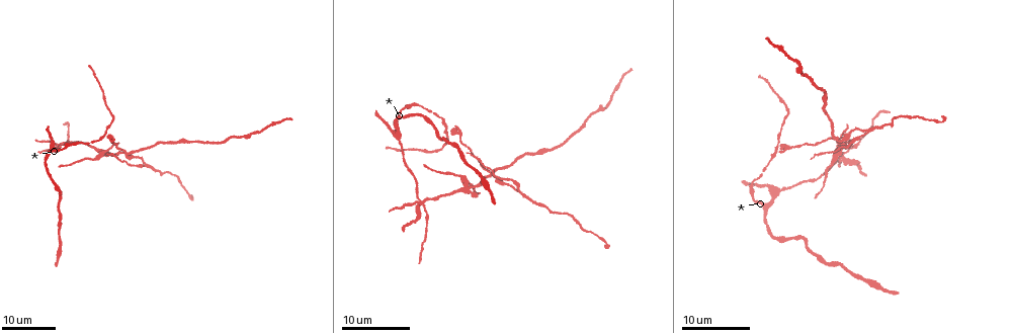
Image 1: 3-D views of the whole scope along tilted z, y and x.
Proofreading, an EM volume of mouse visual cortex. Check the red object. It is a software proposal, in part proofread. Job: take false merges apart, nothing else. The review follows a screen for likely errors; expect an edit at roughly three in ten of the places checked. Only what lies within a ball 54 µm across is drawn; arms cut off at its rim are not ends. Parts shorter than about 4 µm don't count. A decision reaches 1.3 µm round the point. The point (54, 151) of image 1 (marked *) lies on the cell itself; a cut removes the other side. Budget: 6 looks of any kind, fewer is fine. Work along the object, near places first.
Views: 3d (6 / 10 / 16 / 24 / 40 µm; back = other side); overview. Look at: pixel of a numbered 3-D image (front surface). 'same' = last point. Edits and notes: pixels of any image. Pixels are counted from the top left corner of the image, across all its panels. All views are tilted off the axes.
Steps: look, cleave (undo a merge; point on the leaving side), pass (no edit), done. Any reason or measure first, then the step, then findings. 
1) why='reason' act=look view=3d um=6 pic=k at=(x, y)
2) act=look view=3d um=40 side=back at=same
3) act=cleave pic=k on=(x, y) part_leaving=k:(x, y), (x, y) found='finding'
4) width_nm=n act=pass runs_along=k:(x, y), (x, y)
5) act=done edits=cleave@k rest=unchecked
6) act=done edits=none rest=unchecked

why='thin neck' act=look view=3d um=24 pic=1 at=(417, 180)

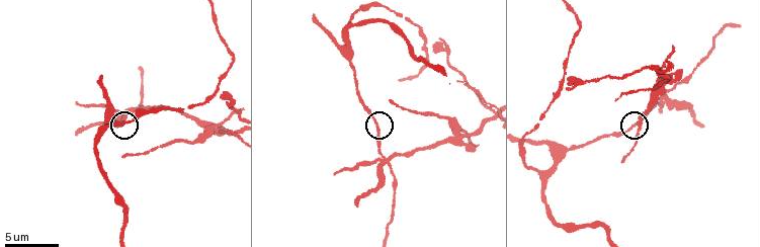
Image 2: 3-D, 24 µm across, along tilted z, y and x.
act=look view=3d um=10 pic=2 at=(631, 130)

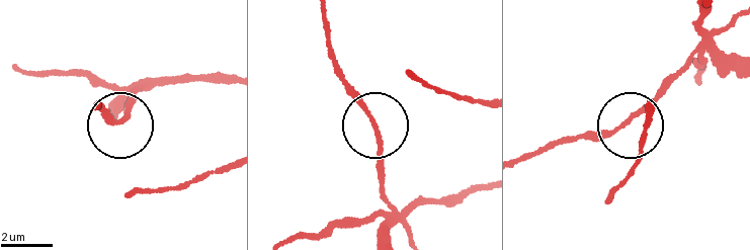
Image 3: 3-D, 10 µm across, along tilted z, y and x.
act=pass runs_along=3:(525, 157), (620, 130), (684, 74) found='one cell here'

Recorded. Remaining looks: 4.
why='four or more arms meet' act=look view=3d um=10 pic=2 at=(385, 162)

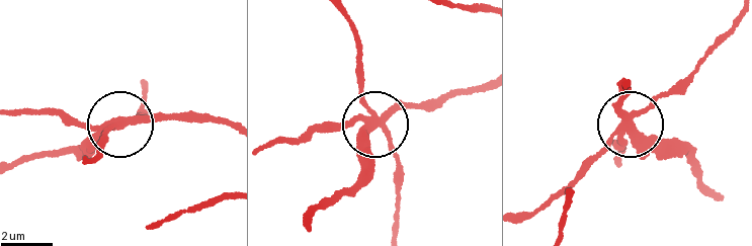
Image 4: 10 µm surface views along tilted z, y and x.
width_nm=280 act=cleave pic=4 on=(654, 138) part_leaving=4:(631, 121), (621, 106), (628, 79) found='a second cell is stuck on'

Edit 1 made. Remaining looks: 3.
why='a narrow waist' act=look view=3d um=6 pic=2 at=(570, 50)

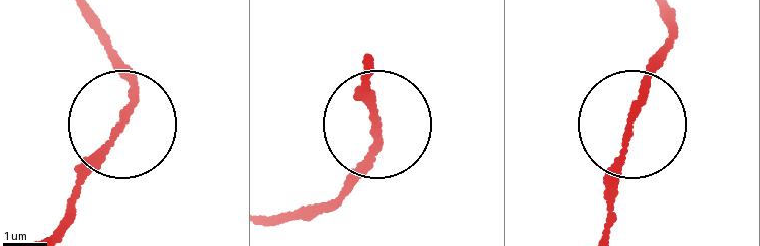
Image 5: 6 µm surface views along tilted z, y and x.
act=look view=3d um=6 side=back pic=5 at=(122, 124)

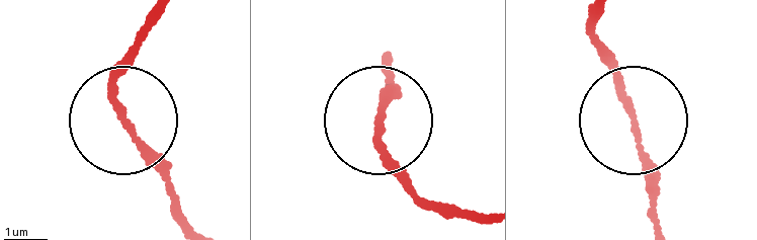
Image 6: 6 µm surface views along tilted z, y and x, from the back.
act=pass runs_along=6:(661, 225), (617, 62), (594, 38) found='one cell here'

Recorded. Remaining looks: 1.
act=done edits=cleave@4 rest=unchecked

